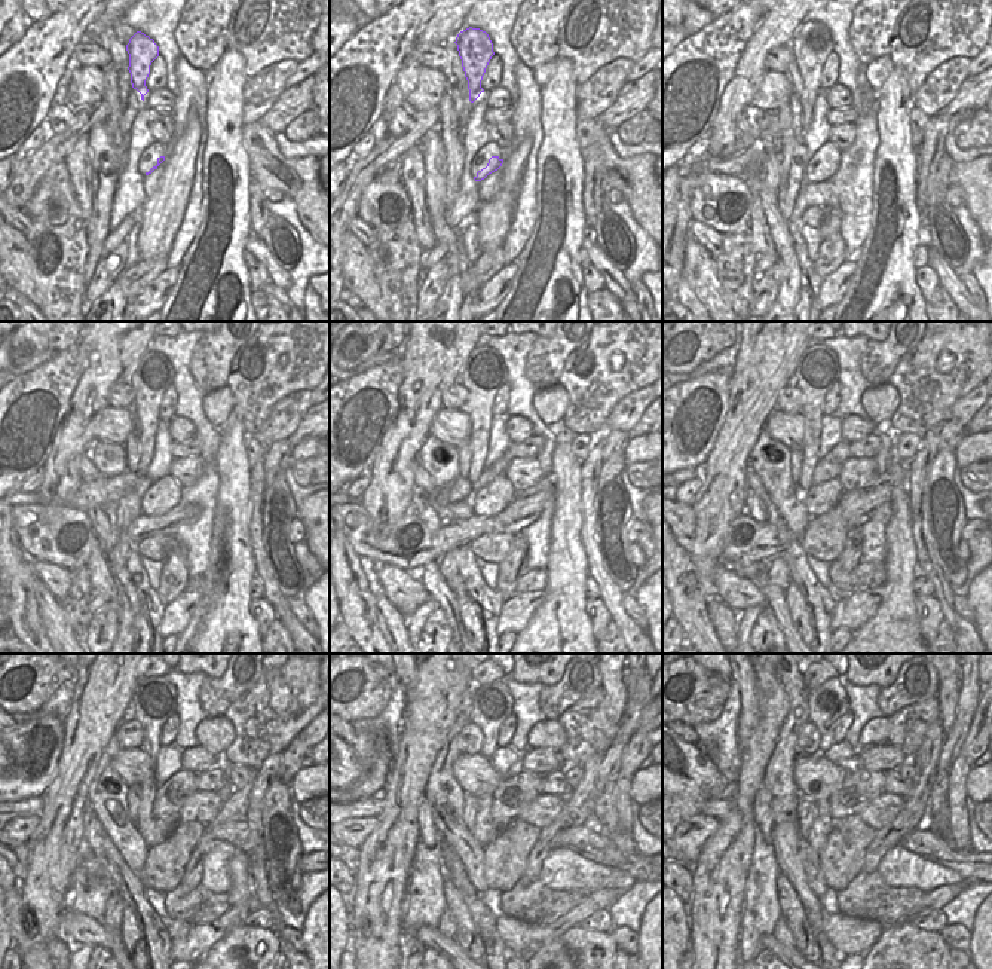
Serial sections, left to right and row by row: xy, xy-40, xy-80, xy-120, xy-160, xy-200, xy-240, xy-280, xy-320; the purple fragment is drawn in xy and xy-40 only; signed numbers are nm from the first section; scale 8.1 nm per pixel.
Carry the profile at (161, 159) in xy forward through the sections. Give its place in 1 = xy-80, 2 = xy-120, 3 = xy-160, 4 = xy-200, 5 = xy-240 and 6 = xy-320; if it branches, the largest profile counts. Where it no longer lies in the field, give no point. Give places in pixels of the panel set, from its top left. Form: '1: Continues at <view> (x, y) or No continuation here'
1: Continues at xy-80 (827, 168)
2: Continues at xy-120 (158, 501)
3: Continues at xy-160 (487, 501)
4: Continues at xy-200 (817, 370)
5: Continues at xy-240 (155, 699)
6: Continues at xy-320 (827, 703)

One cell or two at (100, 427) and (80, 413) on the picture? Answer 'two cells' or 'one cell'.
two cells

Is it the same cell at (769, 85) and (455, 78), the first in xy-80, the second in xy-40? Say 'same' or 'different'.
different

